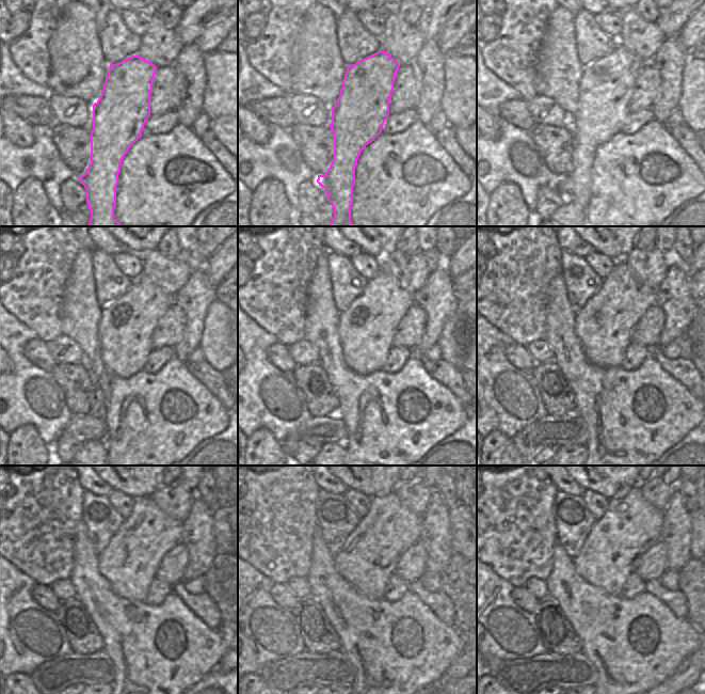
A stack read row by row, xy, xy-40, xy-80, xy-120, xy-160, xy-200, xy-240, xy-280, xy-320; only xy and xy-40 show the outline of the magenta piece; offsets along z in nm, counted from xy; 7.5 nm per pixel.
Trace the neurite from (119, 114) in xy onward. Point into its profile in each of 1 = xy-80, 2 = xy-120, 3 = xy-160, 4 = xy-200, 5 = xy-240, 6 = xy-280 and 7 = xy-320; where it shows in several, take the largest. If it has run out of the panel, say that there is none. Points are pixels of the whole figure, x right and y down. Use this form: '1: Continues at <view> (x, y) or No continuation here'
1: Continues at xy-80 (606, 87)
2: Continues at xy-120 (127, 325)
3: Continues at xy-160 (366, 328)
4: Continues at xy-200 (604, 326)
5: Continues at xy-240 (129, 562)
6: Continues at xy-280 (368, 560)
7: Continues at xy-320 (630, 525).

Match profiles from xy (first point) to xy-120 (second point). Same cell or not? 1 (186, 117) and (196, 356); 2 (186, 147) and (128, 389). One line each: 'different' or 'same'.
1: different
2: same

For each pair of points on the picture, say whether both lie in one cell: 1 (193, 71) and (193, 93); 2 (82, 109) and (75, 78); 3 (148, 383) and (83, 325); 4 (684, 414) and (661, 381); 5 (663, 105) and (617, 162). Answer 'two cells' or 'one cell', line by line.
1: one cell
2: two cells
3: one cell
4: one cell
5: two cells

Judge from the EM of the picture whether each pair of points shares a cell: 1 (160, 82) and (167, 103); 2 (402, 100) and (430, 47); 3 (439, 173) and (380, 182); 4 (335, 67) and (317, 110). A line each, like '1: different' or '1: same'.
1: same
2: different
3: same
4: different

